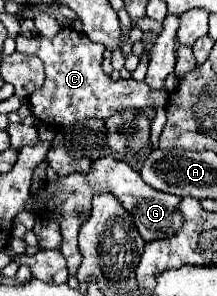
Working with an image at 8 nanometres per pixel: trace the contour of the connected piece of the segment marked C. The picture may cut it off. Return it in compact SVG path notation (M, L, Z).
M63 27L53 39L33 35L17 37L17 51L27 55L37 55L45 65L45 83L41 89L29 95L31 111L37 119L47 125L65 127L85 117L111 117L113 113L139 107L165 107L169 95L167 91L151 91L145 81L128 80L112 81L101 69L101 59L105 47L89 41L85 33L77 33L71 27Z

